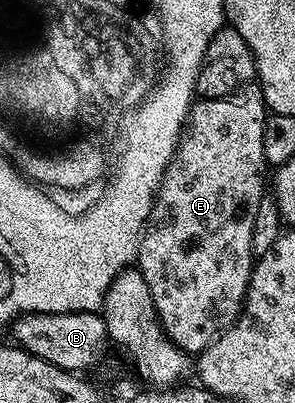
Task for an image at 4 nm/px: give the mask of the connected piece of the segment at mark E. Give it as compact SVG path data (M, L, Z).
M254 82L246 84L233 96L221 96L215 100L195 99L191 103L178 147L154 194L154 205L150 217L146 219L148 240L150 236L148 279L152 302L170 341L187 354L203 352L233 324L246 303L250 270L256 259L254 223L262 208L262 187L268 184L263 140L267 115L261 87Z

